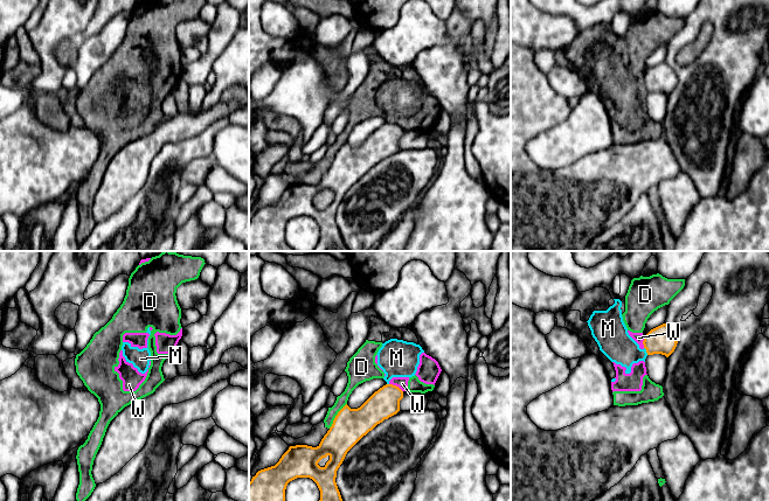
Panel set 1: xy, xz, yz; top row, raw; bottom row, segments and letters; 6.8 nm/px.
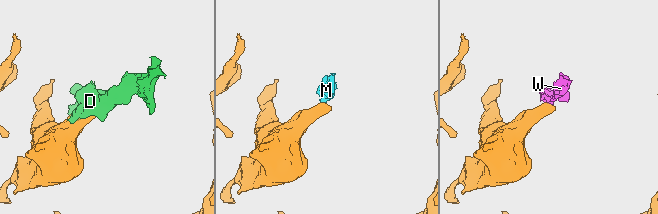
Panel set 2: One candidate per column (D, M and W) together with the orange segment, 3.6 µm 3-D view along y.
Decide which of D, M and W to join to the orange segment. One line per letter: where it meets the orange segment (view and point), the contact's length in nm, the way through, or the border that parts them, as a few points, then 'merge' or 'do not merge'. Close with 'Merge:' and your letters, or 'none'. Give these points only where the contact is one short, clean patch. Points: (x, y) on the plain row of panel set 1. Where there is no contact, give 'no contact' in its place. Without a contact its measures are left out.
D: xz (335, 154) | 220 nm | do not merge
M: yz (646, 89) | 60 nm | along yz (644, 85), (648, 92) | do not merge
W: xz (396, 125) | 110 nm | along xz (389, 122), (402, 130) | do not merge
Merge: none

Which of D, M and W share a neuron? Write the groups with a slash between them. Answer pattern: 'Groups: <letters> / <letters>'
Groups: D M W

